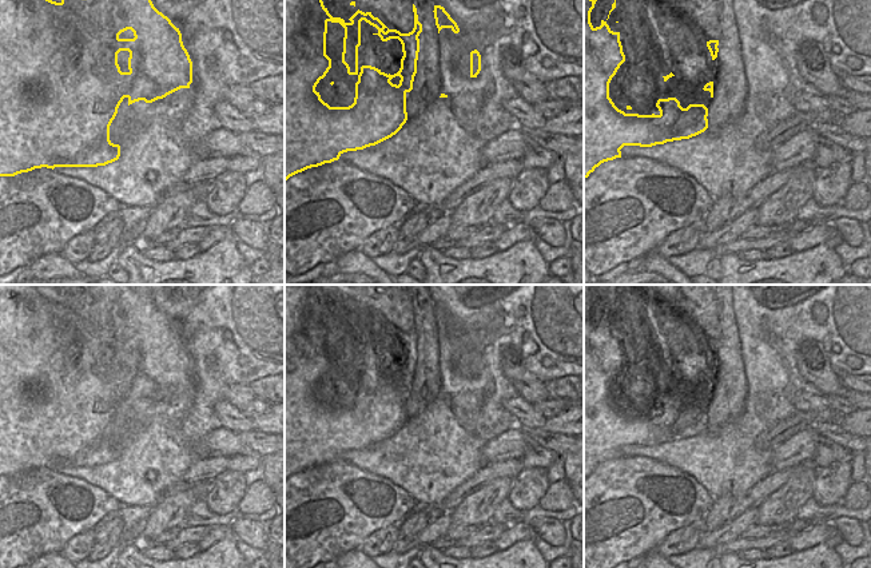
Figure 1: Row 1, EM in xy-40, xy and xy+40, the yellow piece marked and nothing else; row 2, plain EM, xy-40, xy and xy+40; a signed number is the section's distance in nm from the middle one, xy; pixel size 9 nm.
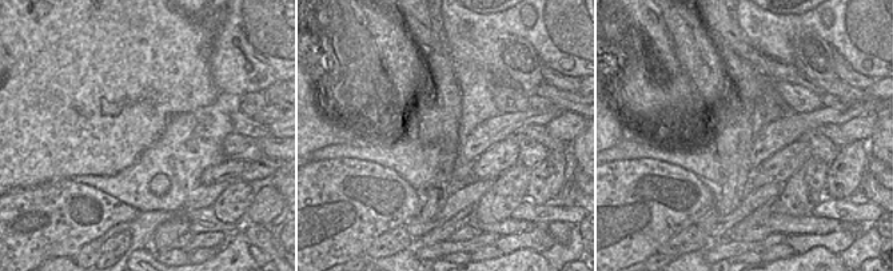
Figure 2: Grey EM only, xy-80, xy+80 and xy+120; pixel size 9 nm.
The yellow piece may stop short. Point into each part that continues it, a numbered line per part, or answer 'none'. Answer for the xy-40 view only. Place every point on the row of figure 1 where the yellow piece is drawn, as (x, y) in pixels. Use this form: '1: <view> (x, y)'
none

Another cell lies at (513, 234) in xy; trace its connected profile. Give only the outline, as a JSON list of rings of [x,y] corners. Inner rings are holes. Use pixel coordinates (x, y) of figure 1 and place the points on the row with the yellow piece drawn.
[[[530,225],[509,226],[502,235],[494,241],[498,251],[504,251],[522,241],[537,241],[536,231]]]

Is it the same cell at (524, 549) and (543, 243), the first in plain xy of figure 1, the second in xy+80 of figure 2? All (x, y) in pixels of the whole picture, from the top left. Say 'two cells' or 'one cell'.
two cells

